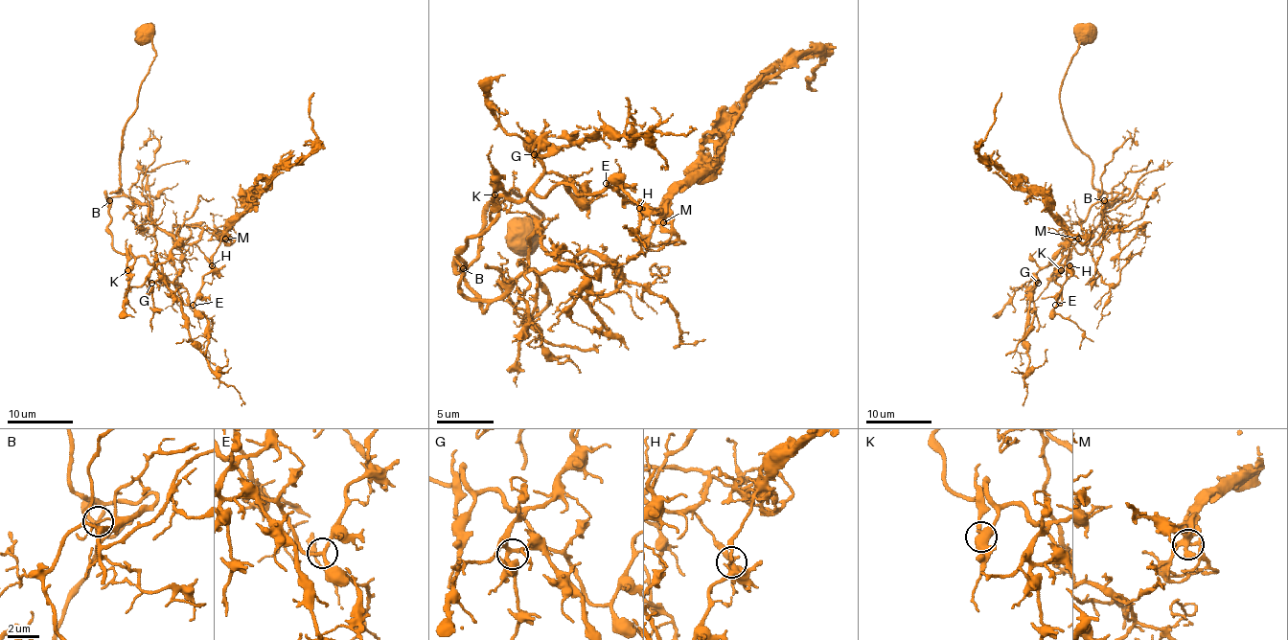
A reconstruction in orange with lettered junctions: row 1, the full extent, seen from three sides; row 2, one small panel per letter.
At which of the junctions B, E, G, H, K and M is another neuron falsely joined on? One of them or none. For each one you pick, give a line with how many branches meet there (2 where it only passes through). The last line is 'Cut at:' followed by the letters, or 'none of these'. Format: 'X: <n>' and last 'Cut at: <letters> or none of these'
H: 3
Cut at: H

